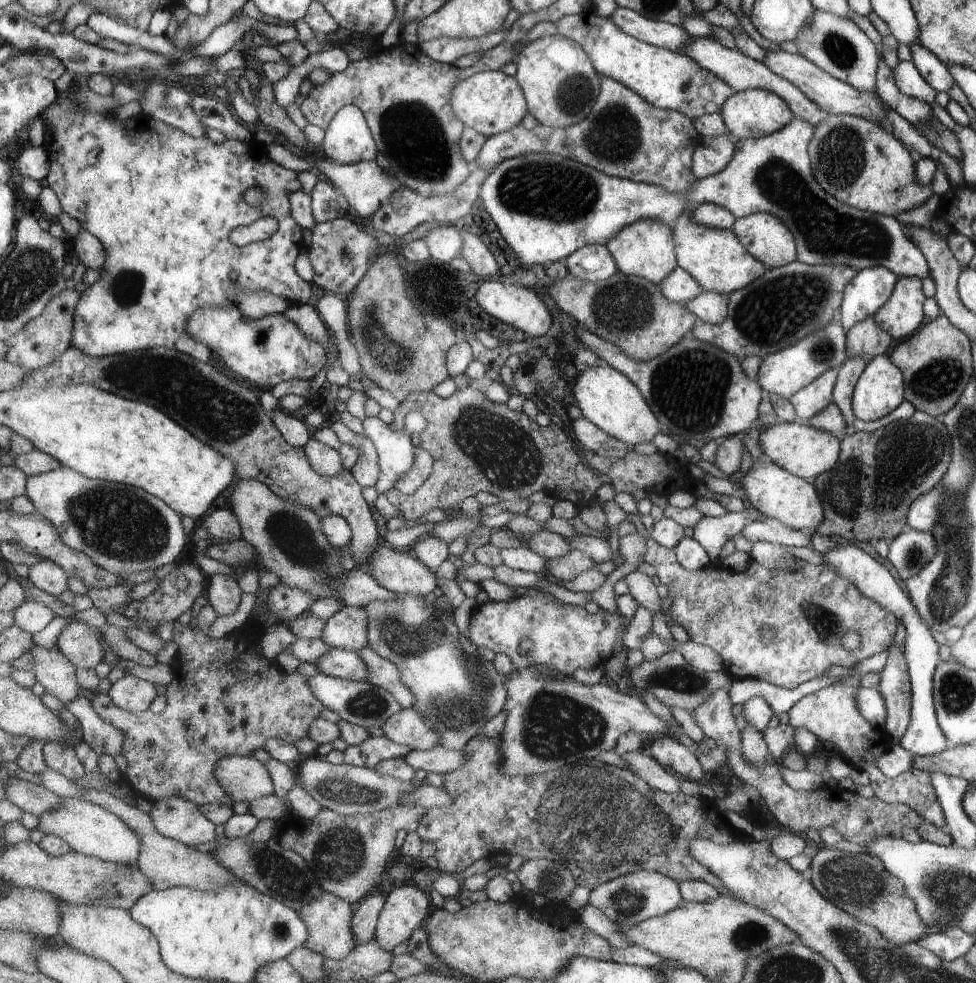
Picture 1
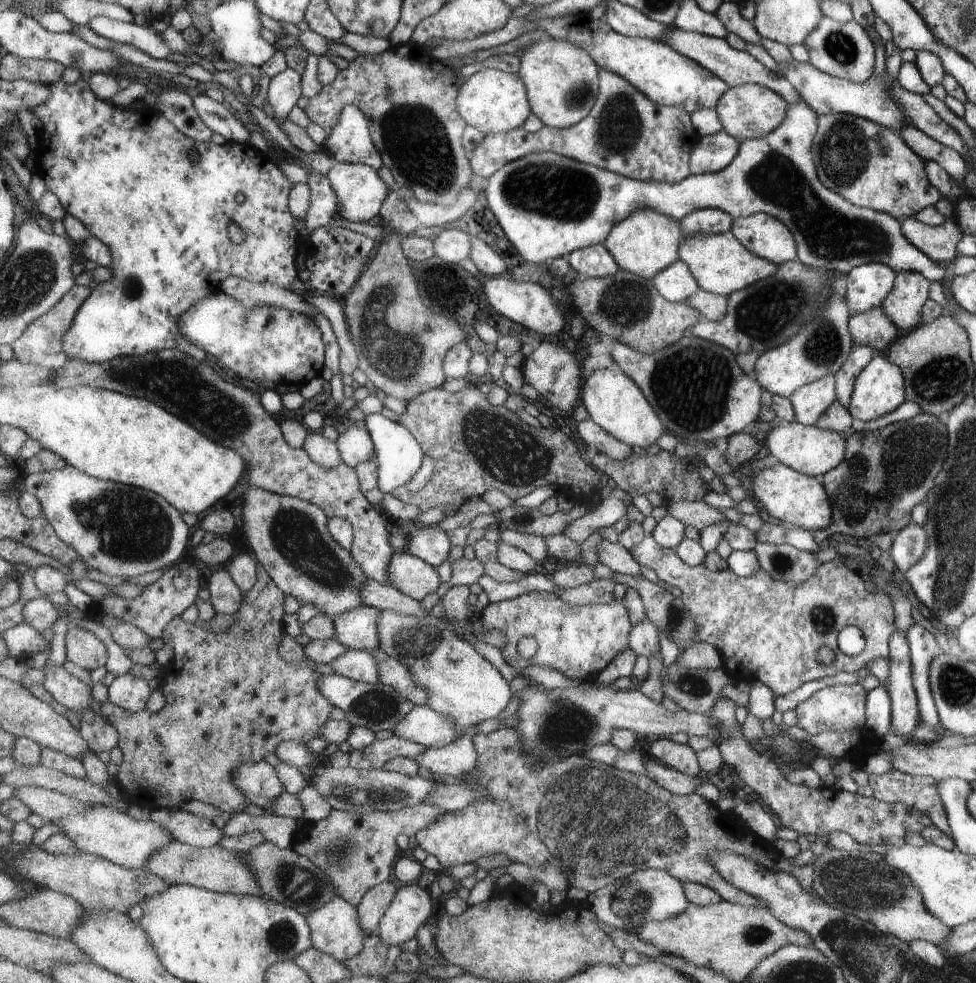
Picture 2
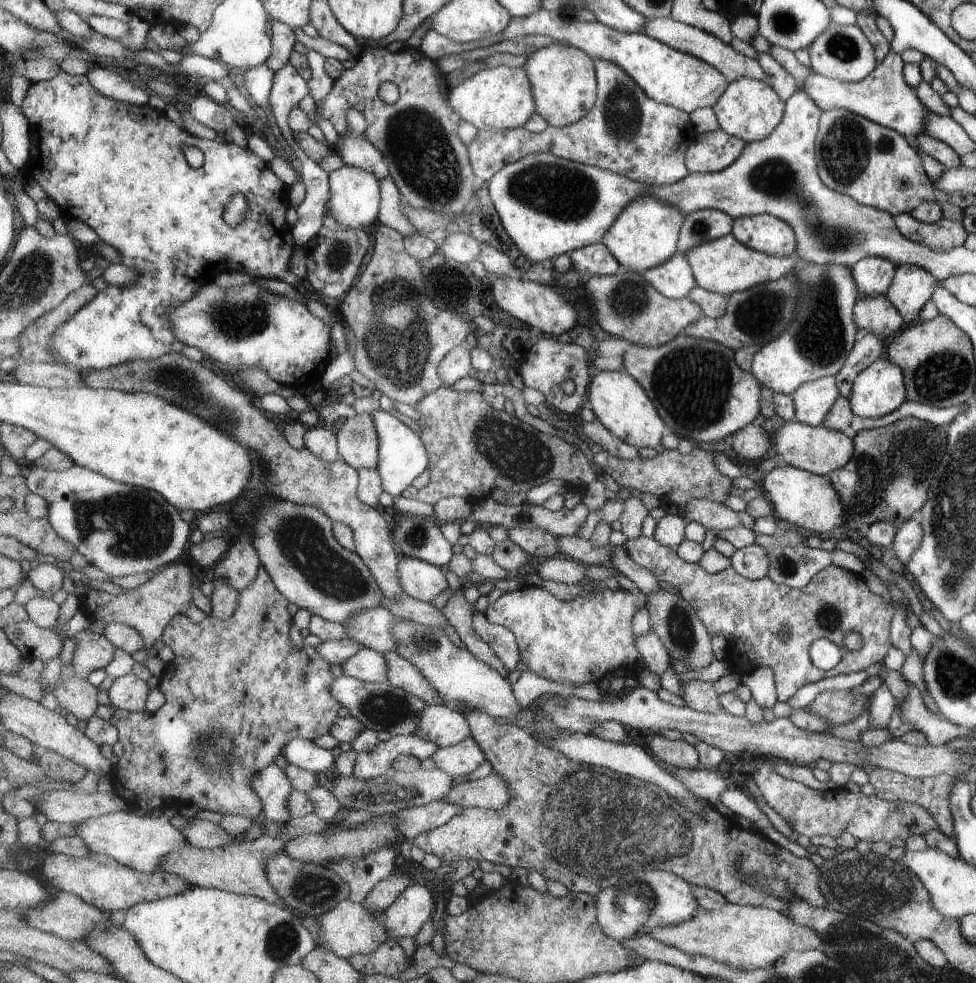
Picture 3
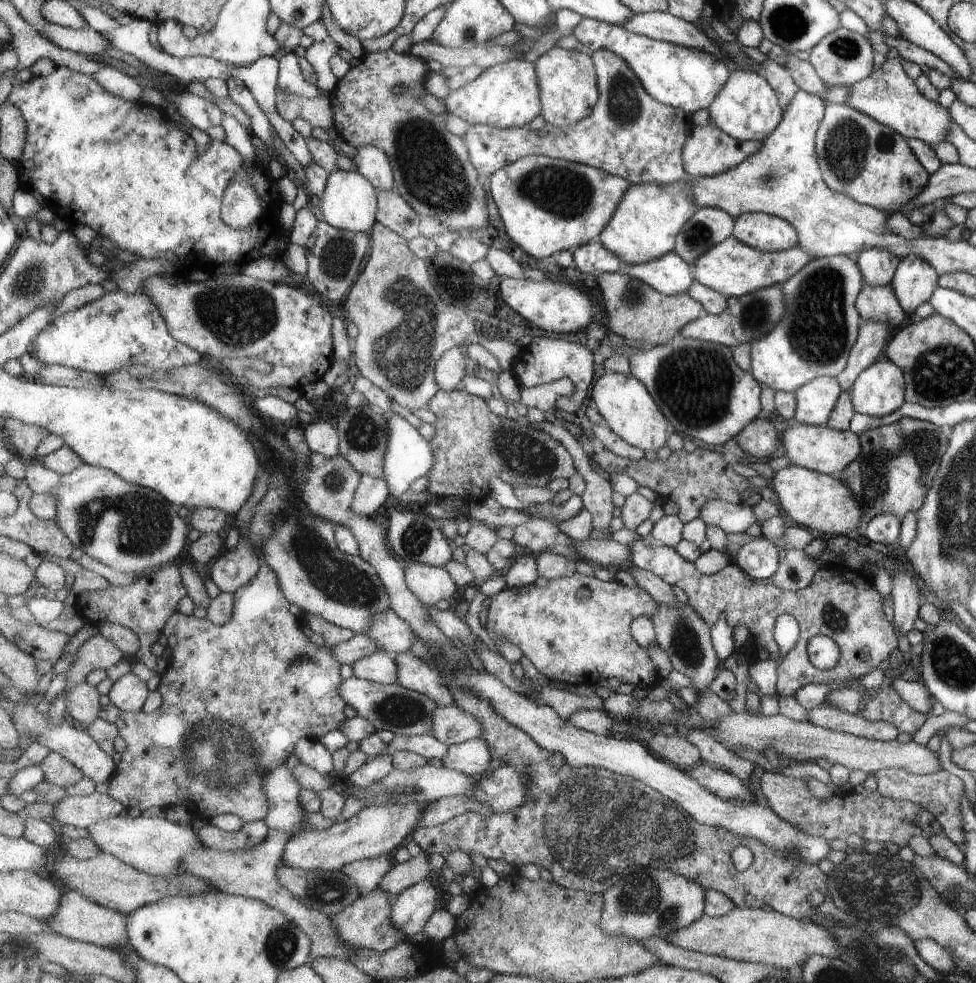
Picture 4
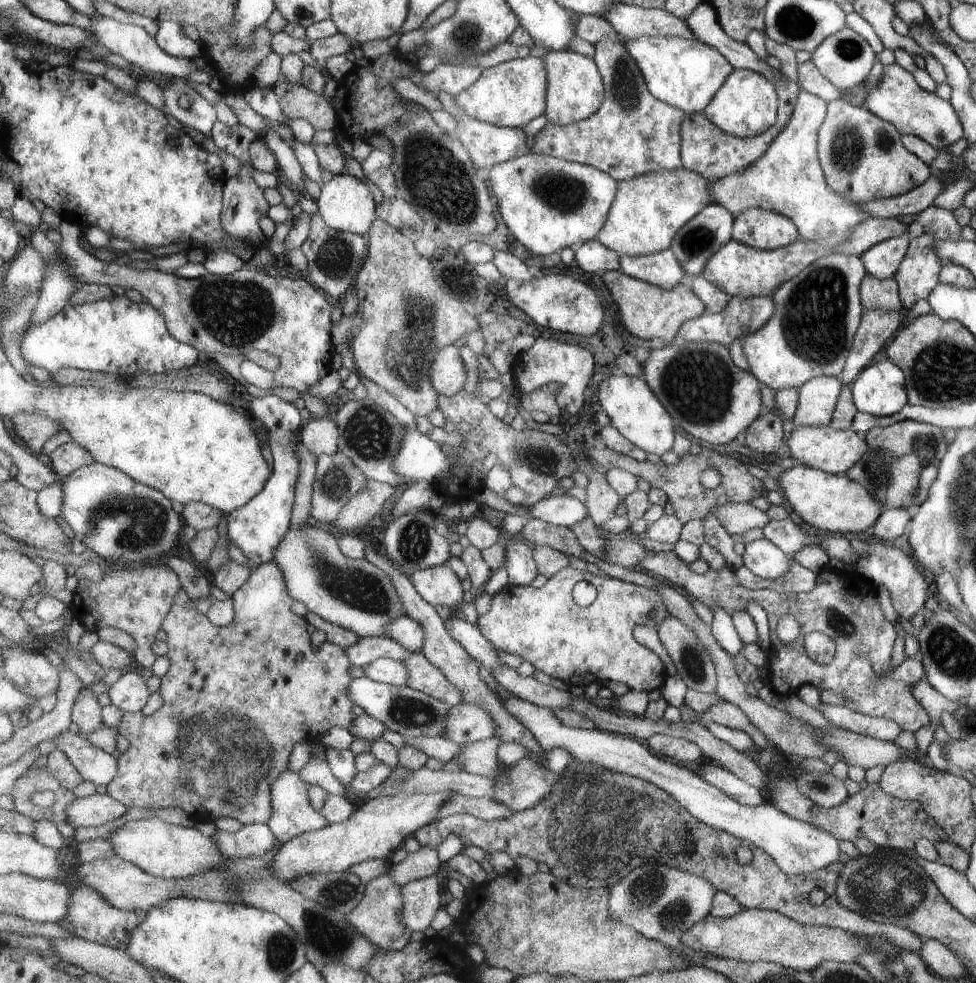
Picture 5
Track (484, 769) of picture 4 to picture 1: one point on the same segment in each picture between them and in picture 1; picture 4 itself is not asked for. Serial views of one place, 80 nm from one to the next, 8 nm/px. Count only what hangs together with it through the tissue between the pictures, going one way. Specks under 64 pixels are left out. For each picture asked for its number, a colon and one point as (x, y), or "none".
1: (439, 759)
2: (460, 757)
3: (458, 760)

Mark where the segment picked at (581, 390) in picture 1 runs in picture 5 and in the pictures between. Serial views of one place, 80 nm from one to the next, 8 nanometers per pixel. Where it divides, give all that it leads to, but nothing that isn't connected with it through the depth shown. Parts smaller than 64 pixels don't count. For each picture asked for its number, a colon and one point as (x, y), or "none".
2: (612, 399)
3: (620, 403)
4: (623, 401)
5: (631, 406)

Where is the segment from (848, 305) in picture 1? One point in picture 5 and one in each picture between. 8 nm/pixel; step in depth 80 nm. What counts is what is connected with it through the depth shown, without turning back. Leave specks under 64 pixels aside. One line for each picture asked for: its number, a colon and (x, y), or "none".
2: (865, 286)
3: (872, 275)
4: (877, 266)
5: (881, 261)

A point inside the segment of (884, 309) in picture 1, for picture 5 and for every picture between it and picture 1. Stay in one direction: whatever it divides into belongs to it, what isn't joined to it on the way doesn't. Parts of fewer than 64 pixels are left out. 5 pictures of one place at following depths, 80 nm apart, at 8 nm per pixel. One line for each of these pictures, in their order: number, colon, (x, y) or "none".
2: (903, 305)
3: (912, 287)
4: (914, 281)
5: (917, 274)

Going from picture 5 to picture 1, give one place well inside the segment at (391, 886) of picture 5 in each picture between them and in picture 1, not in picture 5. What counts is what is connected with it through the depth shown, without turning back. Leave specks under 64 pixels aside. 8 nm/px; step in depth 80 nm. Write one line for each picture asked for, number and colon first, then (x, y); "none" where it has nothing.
1: (329, 918)
2: (336, 929)
3: (350, 928)
4: (367, 923)

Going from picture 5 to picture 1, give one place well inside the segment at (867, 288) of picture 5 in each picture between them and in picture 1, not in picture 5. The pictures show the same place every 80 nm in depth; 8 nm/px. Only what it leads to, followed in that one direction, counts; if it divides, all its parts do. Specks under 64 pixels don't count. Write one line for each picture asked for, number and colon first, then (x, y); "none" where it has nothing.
1: (866, 339)
2: (872, 328)
3: (877, 315)
4: (879, 304)

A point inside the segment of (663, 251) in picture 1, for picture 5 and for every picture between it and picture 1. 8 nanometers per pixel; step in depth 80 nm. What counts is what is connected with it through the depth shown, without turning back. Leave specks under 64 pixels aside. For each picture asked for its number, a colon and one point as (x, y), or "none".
2: (644, 243)
3: (645, 235)
4: (649, 217)
5: (649, 210)

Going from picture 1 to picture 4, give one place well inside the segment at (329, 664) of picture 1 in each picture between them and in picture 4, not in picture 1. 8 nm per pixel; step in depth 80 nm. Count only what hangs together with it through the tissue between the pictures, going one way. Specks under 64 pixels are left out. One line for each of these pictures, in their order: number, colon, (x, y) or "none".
2: (360, 665)
3: (367, 665)
4: (381, 667)

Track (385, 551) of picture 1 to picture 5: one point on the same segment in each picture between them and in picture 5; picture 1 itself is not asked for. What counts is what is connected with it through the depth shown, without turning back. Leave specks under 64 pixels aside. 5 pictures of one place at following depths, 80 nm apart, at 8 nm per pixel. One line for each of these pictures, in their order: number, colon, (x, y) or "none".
2: (410, 574)
3: (424, 581)
4: (433, 585)
5: (439, 585)

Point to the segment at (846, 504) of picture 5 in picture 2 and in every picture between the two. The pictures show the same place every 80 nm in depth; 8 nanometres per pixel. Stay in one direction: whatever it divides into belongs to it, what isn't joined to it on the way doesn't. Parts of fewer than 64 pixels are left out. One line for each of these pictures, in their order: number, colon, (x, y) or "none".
2: (785, 494)
3: (804, 499)
4: (814, 500)

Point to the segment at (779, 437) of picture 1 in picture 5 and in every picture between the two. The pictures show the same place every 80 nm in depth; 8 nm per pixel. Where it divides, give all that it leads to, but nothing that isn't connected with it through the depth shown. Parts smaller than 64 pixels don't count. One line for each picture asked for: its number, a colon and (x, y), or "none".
2: (807, 449)
3: (818, 450)
4: (819, 448)
5: (834, 451)

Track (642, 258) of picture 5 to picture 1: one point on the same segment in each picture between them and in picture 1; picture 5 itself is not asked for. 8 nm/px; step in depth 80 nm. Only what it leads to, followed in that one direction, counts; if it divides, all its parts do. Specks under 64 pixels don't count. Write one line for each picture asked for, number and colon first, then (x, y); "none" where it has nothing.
1: (679, 287)
2: (676, 283)
3: (673, 279)
4: (670, 275)

